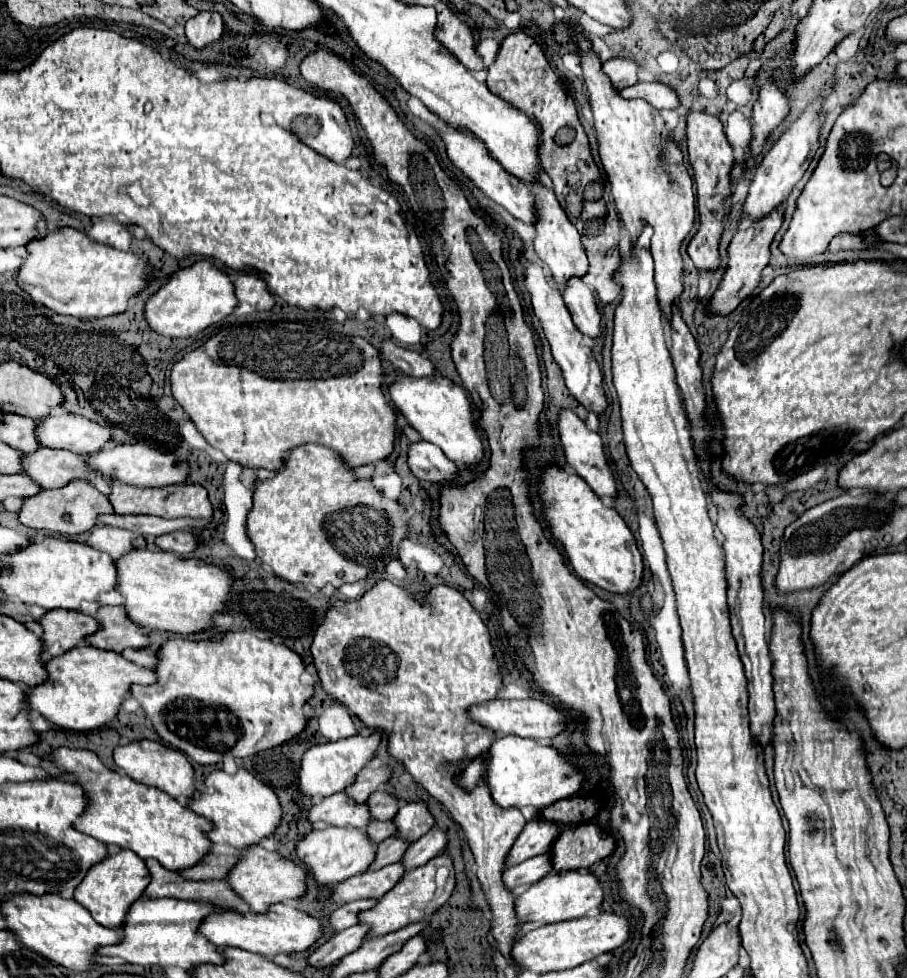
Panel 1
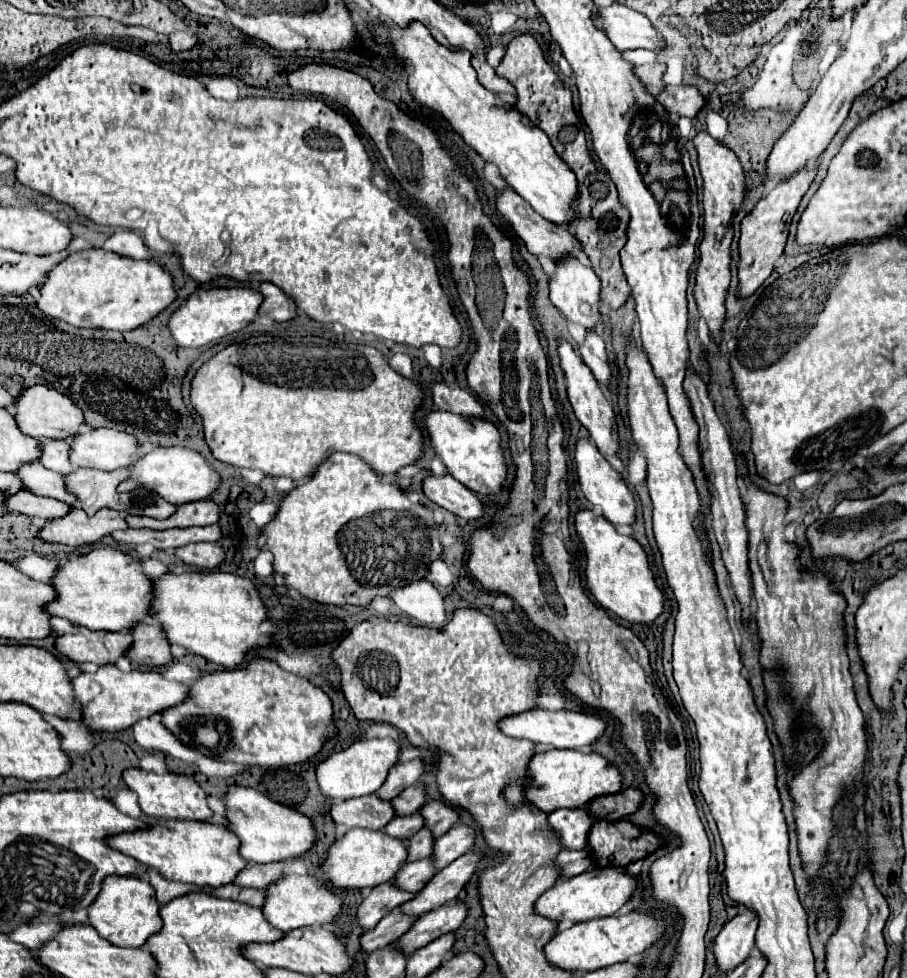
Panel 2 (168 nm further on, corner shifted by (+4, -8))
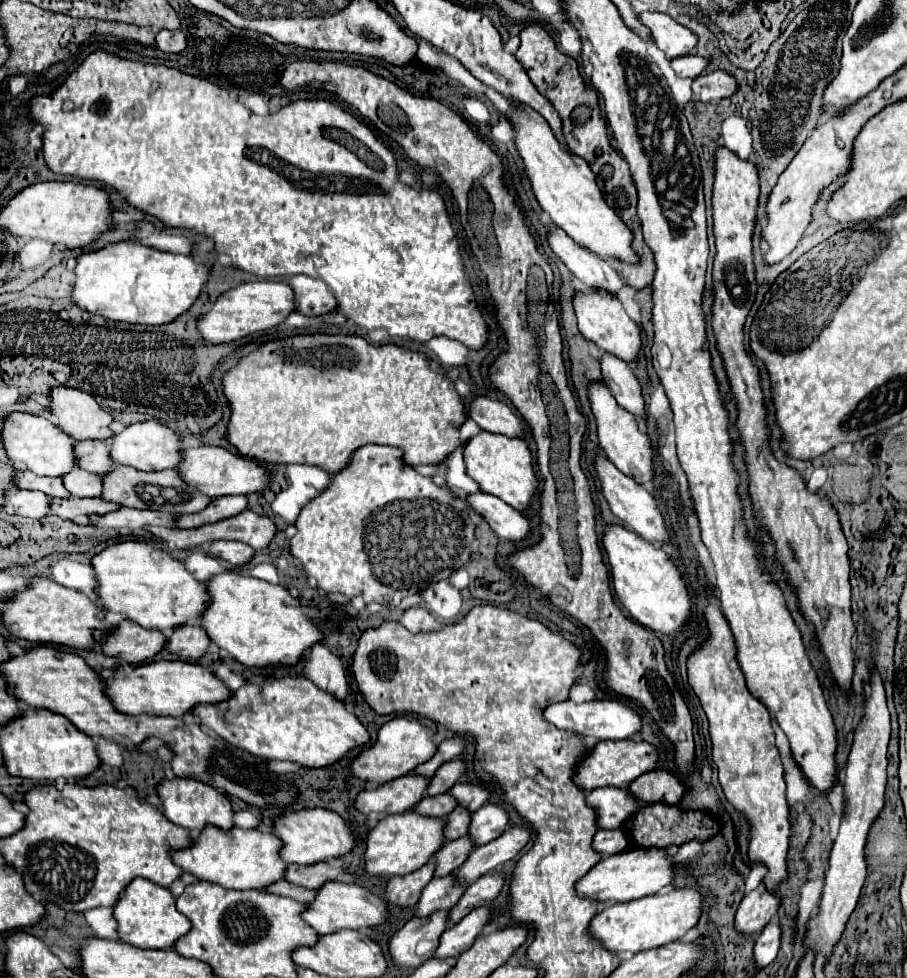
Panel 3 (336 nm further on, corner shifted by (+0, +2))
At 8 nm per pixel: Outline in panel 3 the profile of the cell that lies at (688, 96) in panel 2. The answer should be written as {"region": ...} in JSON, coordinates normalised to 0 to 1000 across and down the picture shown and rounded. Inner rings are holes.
{"region":[[[783,73],[763,83],[763,93],[767,105],[785,105],[805,99],[811,93],[811,83],[798,73]]]}

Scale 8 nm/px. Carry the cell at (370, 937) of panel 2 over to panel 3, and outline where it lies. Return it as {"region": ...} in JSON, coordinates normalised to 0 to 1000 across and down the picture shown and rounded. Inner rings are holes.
{"region":[[[501,895],[492,897],[479,897],[463,915],[463,921],[456,929],[456,938],[470,938],[479,931],[492,931],[505,923],[507,915],[512,913],[514,905],[503,905]]]}

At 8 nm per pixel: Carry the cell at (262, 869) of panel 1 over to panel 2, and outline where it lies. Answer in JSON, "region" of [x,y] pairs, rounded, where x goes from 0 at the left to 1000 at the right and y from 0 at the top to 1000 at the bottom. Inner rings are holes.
{"region":[[[320,893],[320,895],[311,897],[311,901],[307,901],[307,905],[293,907],[293,911],[298,913],[298,921],[293,921],[293,925],[289,929],[291,929],[298,946],[302,946],[304,950],[311,950],[311,952],[322,952],[322,950],[331,950],[331,948],[340,948],[340,946],[368,944],[377,936],[377,917],[368,915],[355,901],[351,901],[344,895],[331,897],[331,895]]]}

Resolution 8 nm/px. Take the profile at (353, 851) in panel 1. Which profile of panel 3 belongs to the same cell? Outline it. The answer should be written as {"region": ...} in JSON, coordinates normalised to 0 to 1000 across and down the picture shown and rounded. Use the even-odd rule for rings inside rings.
{"region":[[[454,829],[428,833],[428,835],[419,837],[417,844],[412,848],[408,848],[404,854],[404,870],[401,870],[404,891],[408,895],[419,895],[419,897],[450,895],[450,893],[459,891],[490,864],[487,846],[490,846],[487,837],[465,835]]]}

